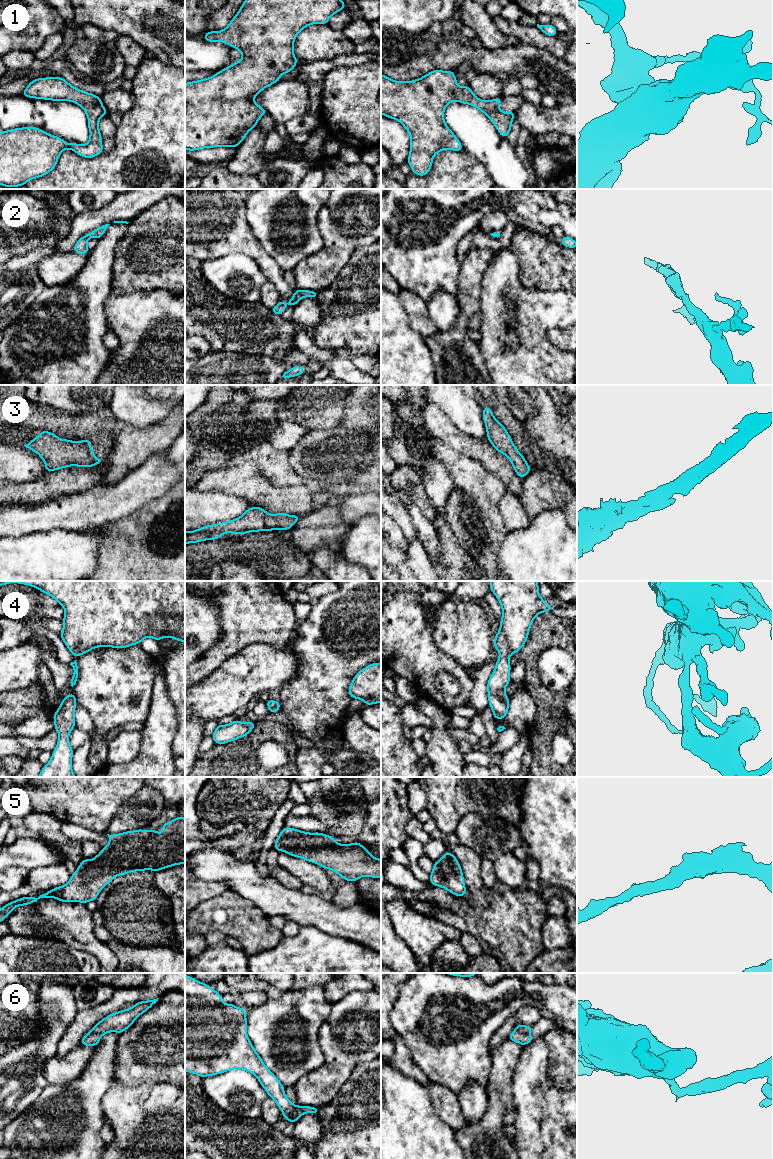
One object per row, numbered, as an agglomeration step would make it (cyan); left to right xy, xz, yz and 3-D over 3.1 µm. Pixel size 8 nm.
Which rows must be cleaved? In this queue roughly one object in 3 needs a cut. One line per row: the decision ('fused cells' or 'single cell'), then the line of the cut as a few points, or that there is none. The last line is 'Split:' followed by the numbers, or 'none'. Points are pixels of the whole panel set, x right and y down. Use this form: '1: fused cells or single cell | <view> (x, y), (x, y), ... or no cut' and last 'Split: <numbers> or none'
1: single cell | no cut
2: single cell | no cut
3: single cell | no cut
4: single cell | no cut
5: single cell | no cut
6: fused cells | xz (296, 1105), (289, 1117), (289, 1121)
Split: 6

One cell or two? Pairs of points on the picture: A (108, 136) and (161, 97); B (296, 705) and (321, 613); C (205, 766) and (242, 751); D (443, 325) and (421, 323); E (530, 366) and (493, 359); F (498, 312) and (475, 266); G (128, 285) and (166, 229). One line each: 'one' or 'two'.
A: two
B: one
C: one
D: two
E: one
F: two
G: one

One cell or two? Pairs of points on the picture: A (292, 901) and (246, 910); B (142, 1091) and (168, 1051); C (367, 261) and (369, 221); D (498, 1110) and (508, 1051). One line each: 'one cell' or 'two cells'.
A: two cells
B: two cells
C: two cells
D: one cell

